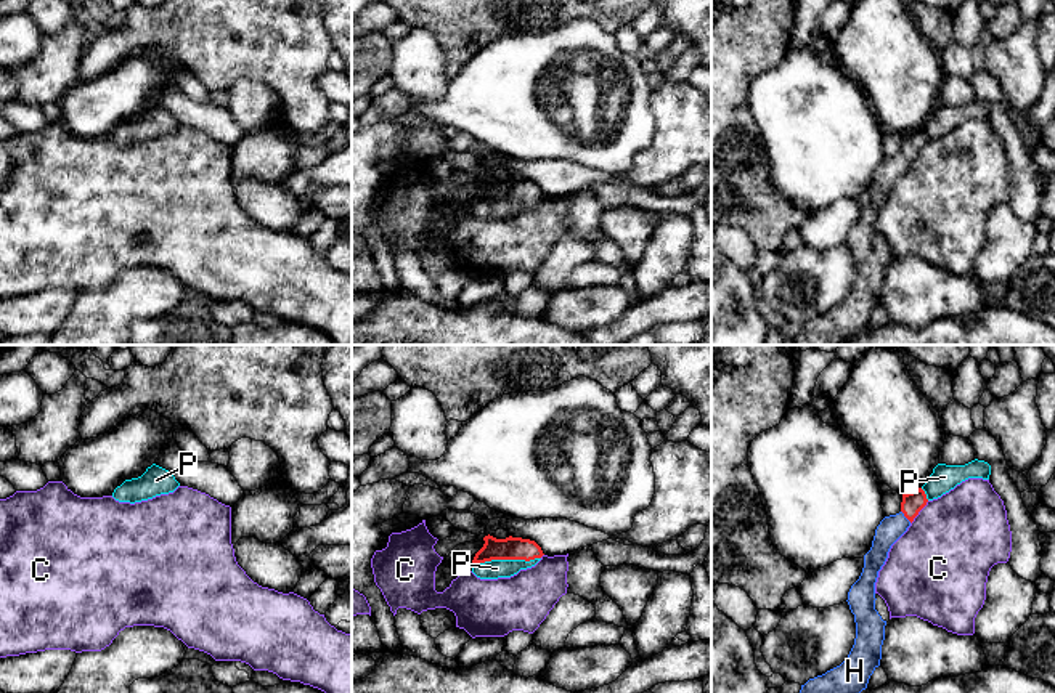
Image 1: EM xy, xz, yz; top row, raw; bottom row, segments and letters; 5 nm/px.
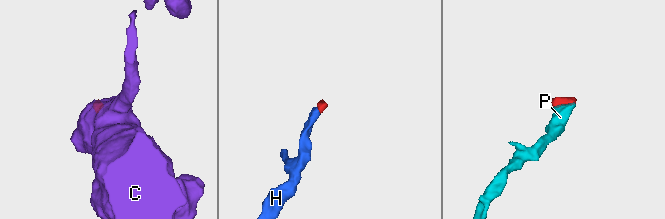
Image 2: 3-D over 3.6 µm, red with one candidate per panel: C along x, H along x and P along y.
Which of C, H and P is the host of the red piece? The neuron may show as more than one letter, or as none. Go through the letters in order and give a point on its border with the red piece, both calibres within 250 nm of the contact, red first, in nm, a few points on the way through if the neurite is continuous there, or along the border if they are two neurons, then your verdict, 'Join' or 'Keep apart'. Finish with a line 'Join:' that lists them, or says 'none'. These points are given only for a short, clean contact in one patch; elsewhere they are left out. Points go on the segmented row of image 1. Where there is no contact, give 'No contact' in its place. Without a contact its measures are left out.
C: Touches red at yz (919, 510). Thickness 110 nm (red) against 460 nm. Boundary: yz (928, 501), (911, 523). Keep apart
H: Touches red at yz (906, 517). Thickness 110 nm (red) against 120 nm. Path across: yz (912, 502), (906, 517), (892, 528). Join
P: Touches red at xz (506, 559). Thickness 110 nm (red) against 100 nm. Path across: xz (511, 547), (506, 559), (496, 568). Join
Join: H, P

